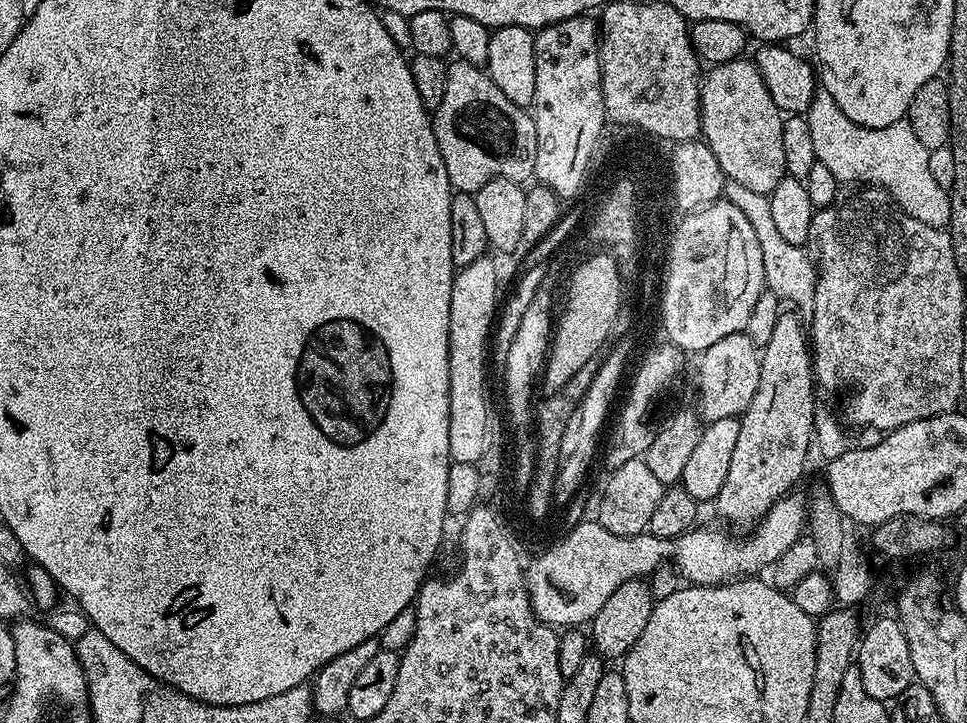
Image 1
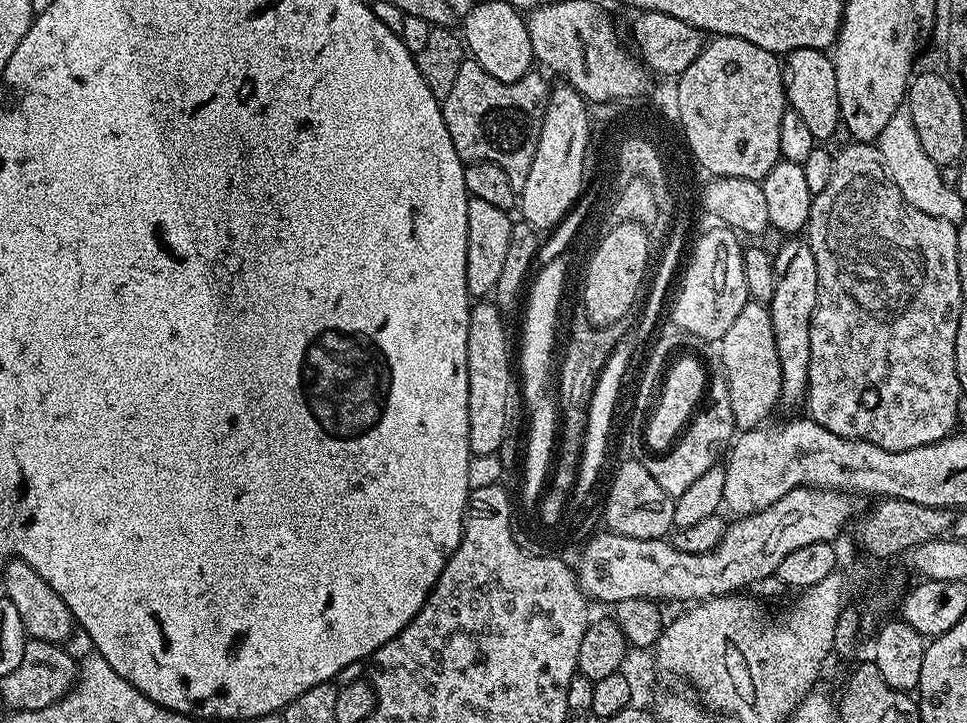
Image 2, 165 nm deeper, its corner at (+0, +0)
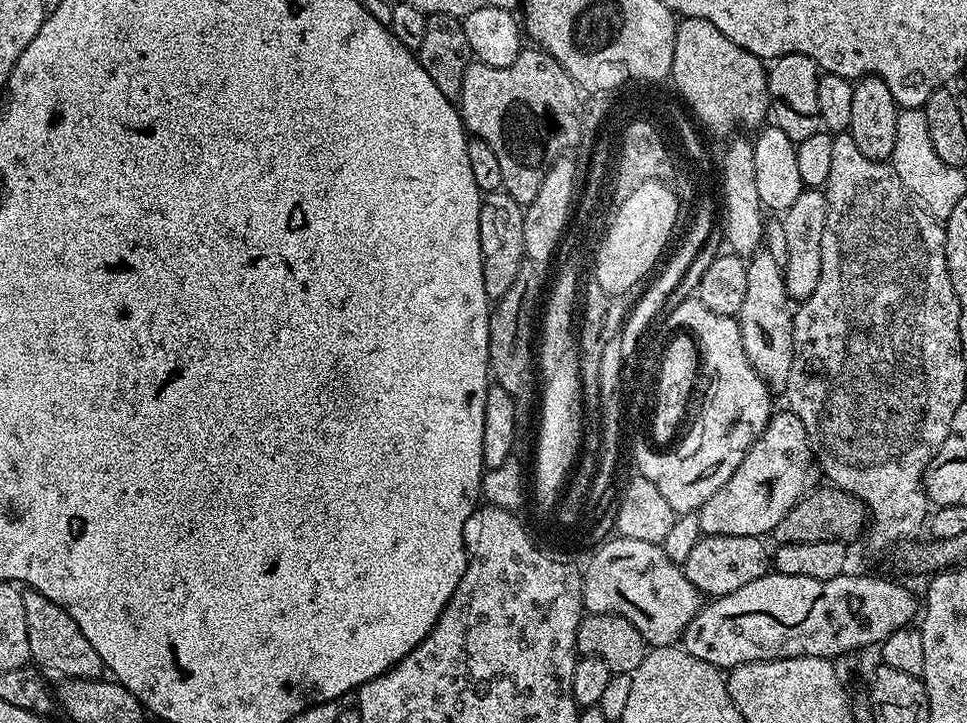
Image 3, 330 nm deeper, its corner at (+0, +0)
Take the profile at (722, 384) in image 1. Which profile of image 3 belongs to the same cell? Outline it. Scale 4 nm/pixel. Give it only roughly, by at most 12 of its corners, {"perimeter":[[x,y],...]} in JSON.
{"perimeter":[[767,251],[747,261],[742,350],[773,393],[794,354],[794,304]]}

